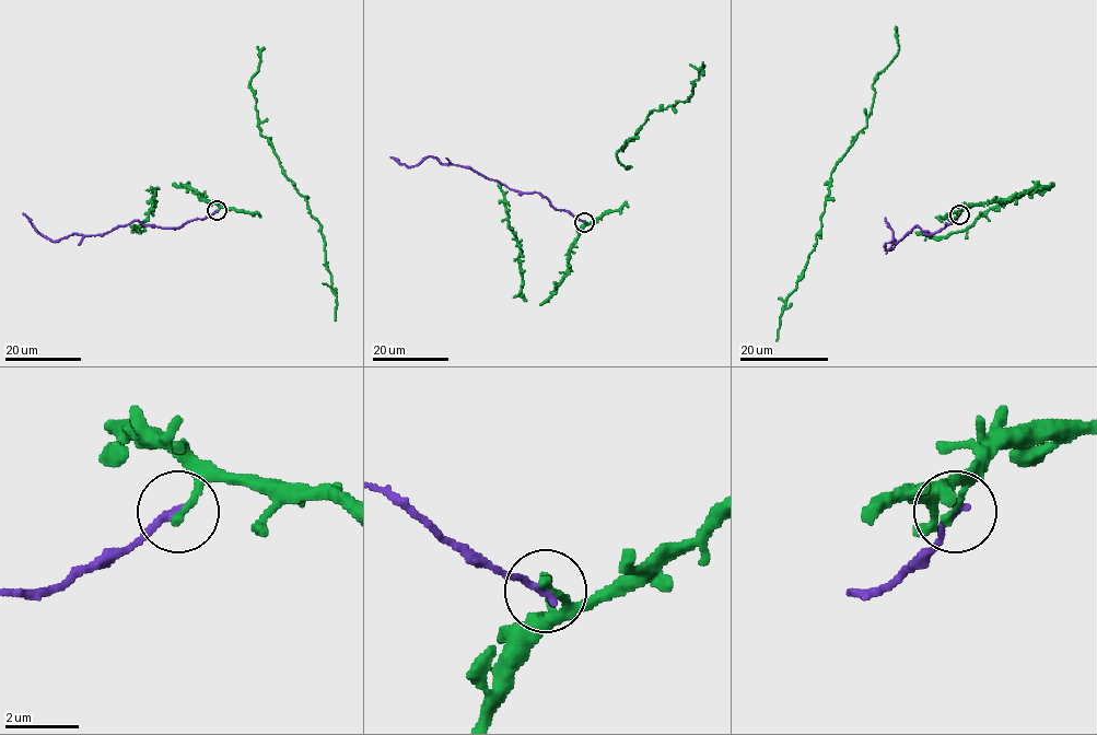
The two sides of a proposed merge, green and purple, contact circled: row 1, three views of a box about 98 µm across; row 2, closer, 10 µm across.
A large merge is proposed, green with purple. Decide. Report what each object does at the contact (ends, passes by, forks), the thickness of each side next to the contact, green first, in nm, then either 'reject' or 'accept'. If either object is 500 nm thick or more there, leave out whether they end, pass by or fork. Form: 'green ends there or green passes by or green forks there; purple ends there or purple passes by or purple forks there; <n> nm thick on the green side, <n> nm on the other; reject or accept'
green ends there; purple ends there; 220 nm thick on the green side, 240 nm on the other; reject

